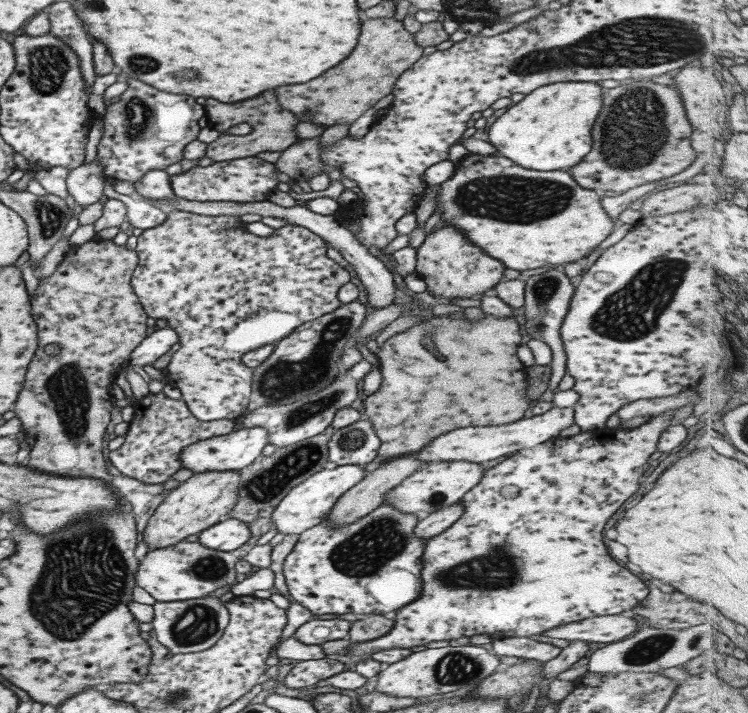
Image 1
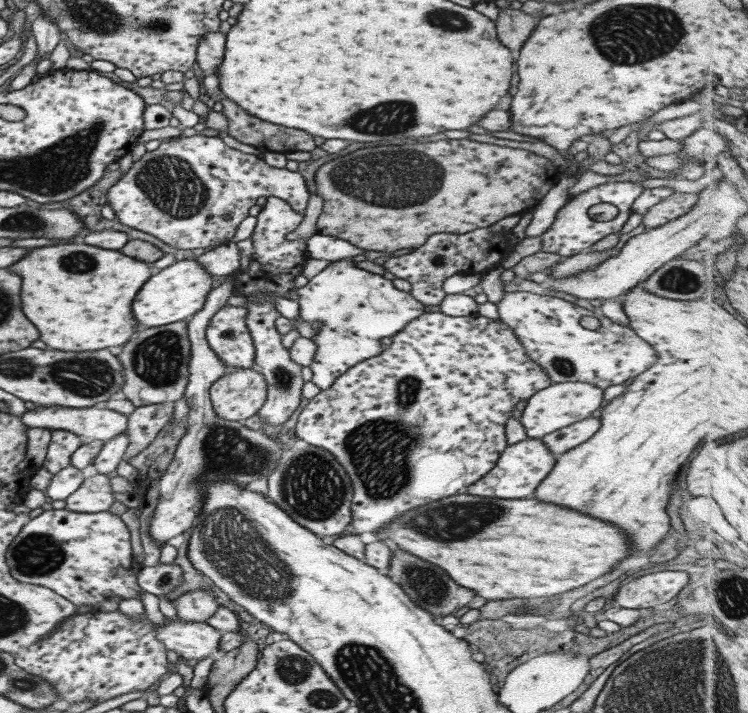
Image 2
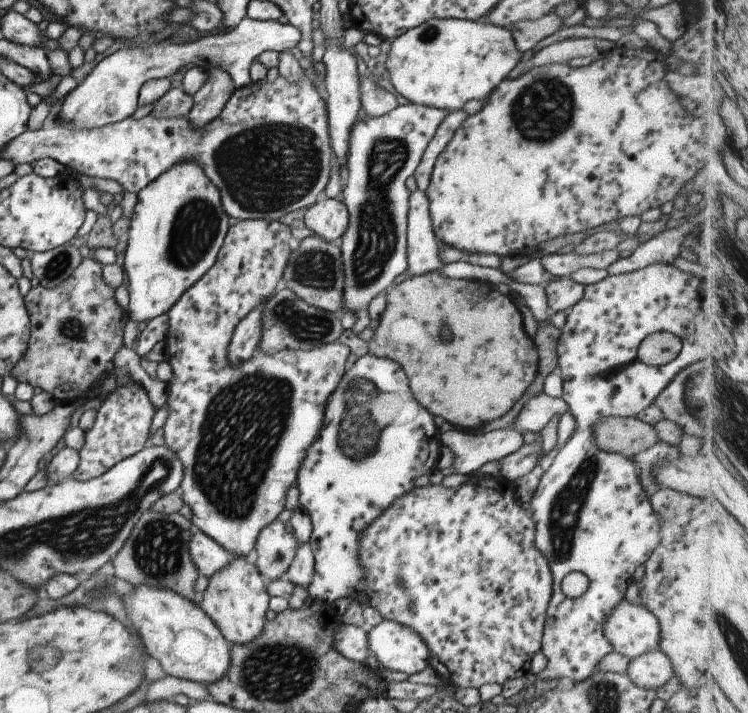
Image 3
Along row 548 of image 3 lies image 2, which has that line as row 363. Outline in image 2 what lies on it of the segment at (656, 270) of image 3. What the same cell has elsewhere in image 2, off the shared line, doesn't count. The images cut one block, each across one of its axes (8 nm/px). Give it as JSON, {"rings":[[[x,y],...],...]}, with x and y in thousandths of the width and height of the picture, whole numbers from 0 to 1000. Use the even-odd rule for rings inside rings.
{"rings":[[[675,410],[663,426],[666,449],[680,457],[689,474],[697,482],[703,498],[729,522],[735,536],[742,539],[774,536],[807,546],[811,541],[830,540],[840,530],[849,530],[857,522],[873,513],[878,505],[877,494],[861,477],[852,473],[840,457],[820,454],[799,438],[791,438],[762,426],[745,417],[718,414],[710,410]],[[779,443],[801,449],[797,463],[783,463],[774,456]]]}

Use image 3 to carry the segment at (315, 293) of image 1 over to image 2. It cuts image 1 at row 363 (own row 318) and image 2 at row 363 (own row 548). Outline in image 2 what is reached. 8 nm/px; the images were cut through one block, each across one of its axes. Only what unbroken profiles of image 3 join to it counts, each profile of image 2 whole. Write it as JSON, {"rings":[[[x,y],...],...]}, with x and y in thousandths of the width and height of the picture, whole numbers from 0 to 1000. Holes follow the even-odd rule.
{"rings":[[[328,429],[293,431],[274,460],[274,477],[301,513],[336,518],[340,487],[328,457]]]}

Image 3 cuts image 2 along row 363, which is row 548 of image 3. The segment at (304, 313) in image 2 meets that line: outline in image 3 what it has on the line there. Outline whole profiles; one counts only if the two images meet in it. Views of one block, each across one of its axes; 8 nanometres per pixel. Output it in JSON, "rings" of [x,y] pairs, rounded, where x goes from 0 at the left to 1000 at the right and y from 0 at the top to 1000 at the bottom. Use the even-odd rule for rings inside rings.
{"rings":[[[492,496],[481,501],[469,513],[468,519],[460,522],[459,529],[445,547],[445,551],[439,557],[430,579],[430,595],[425,604],[424,613],[417,620],[417,624],[408,631],[406,647],[402,648],[400,658],[396,659],[396,676],[392,682],[400,689],[397,698],[397,708],[405,719],[413,725],[416,734],[416,752],[410,757],[413,770],[417,773],[420,781],[420,797],[416,815],[409,823],[412,836],[424,843],[432,843],[434,847],[444,849],[449,839],[461,837],[468,842],[480,842],[483,836],[484,822],[484,794],[479,792],[481,788],[479,762],[481,760],[481,750],[500,732],[531,698],[548,690],[552,683],[552,675],[564,668],[572,666],[578,658],[583,655],[586,641],[588,637],[590,623],[587,620],[587,603],[579,595],[579,586],[563,572],[555,561],[552,561],[545,544],[545,534],[537,518],[521,502],[499,501]]]}

